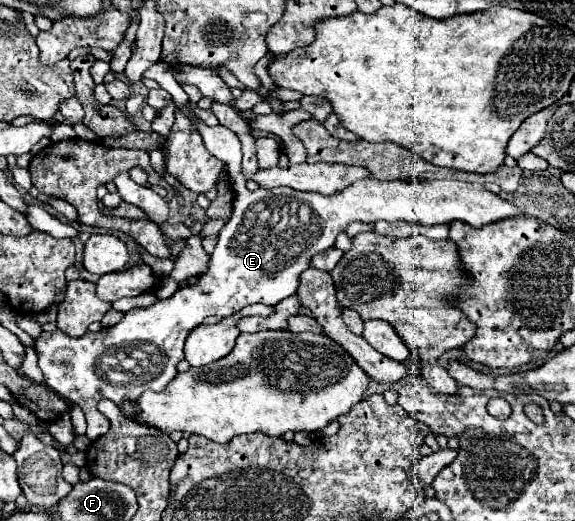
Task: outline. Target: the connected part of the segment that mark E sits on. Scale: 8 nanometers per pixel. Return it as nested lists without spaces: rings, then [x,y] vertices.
[[[163,60],[155,62],[155,66],[149,66],[143,76],[157,80],[159,86],[173,96],[175,106],[181,112],[185,112],[191,120],[195,120],[195,126],[201,132],[207,150],[227,164],[229,174],[231,174],[229,178],[237,190],[237,198],[235,198],[231,222],[227,222],[223,226],[223,230],[219,232],[219,242],[211,254],[211,266],[207,268],[207,274],[201,274],[195,284],[179,288],[171,298],[157,300],[153,306],[129,310],[123,316],[123,320],[111,328],[101,328],[99,332],[87,332],[81,338],[71,338],[65,332],[55,330],[51,334],[43,332],[35,340],[35,350],[39,354],[39,368],[45,376],[45,384],[51,390],[55,390],[61,398],[65,398],[67,402],[73,402],[73,404],[83,408],[83,412],[87,416],[87,436],[91,440],[95,440],[107,432],[107,418],[101,416],[97,410],[99,400],[107,398],[123,408],[123,400],[129,400],[135,404],[145,390],[159,392],[159,390],[167,388],[167,384],[177,376],[177,364],[185,358],[183,344],[193,328],[197,328],[207,316],[225,318],[225,316],[231,316],[231,314],[239,312],[241,308],[255,304],[255,302],[275,306],[283,298],[295,294],[299,290],[299,274],[303,274],[303,270],[311,268],[311,256],[319,254],[323,250],[329,250],[335,244],[337,234],[345,232],[351,222],[375,224],[379,220],[385,220],[385,222],[403,220],[403,222],[417,226],[417,224],[451,224],[453,220],[463,220],[463,222],[479,228],[479,226],[487,226],[491,222],[503,220],[503,218],[515,218],[515,214],[525,214],[519,206],[515,206],[515,204],[499,198],[497,194],[485,190],[485,186],[459,182],[459,180],[355,182],[349,188],[345,188],[343,192],[333,194],[333,196],[323,196],[323,194],[315,194],[315,192],[299,192],[299,190],[291,190],[287,186],[279,186],[275,190],[259,188],[259,190],[251,192],[251,190],[247,190],[247,186],[241,184],[241,142],[235,136],[235,132],[231,132],[225,126],[211,128],[201,118],[195,116],[195,112],[191,110],[189,96],[175,82],[173,66],[167,66],[167,62],[163,62]]]

